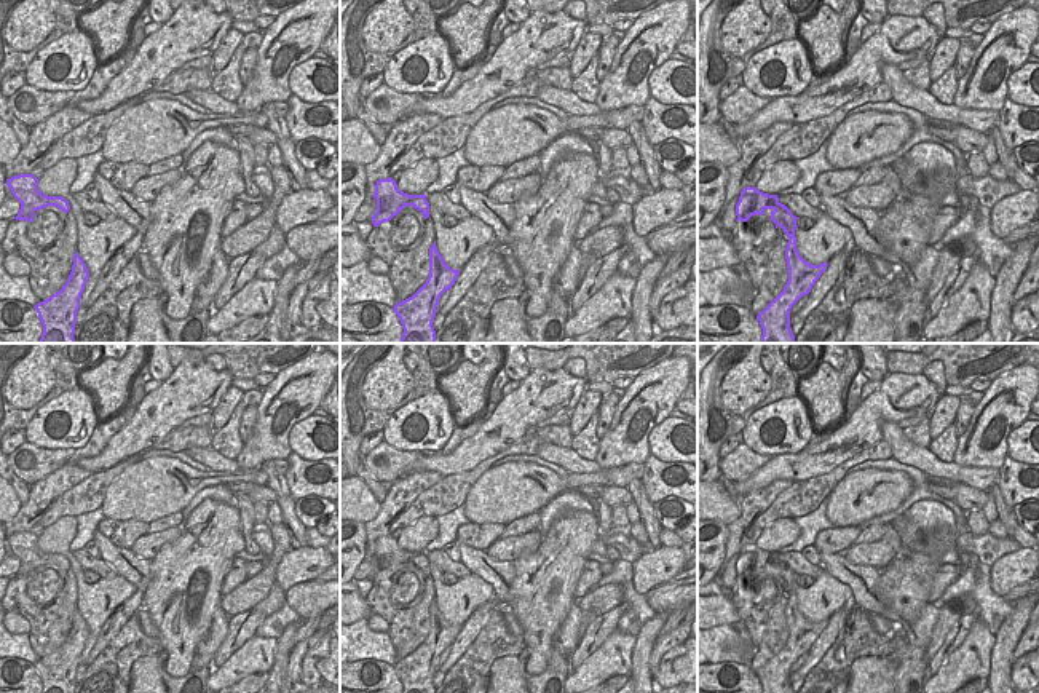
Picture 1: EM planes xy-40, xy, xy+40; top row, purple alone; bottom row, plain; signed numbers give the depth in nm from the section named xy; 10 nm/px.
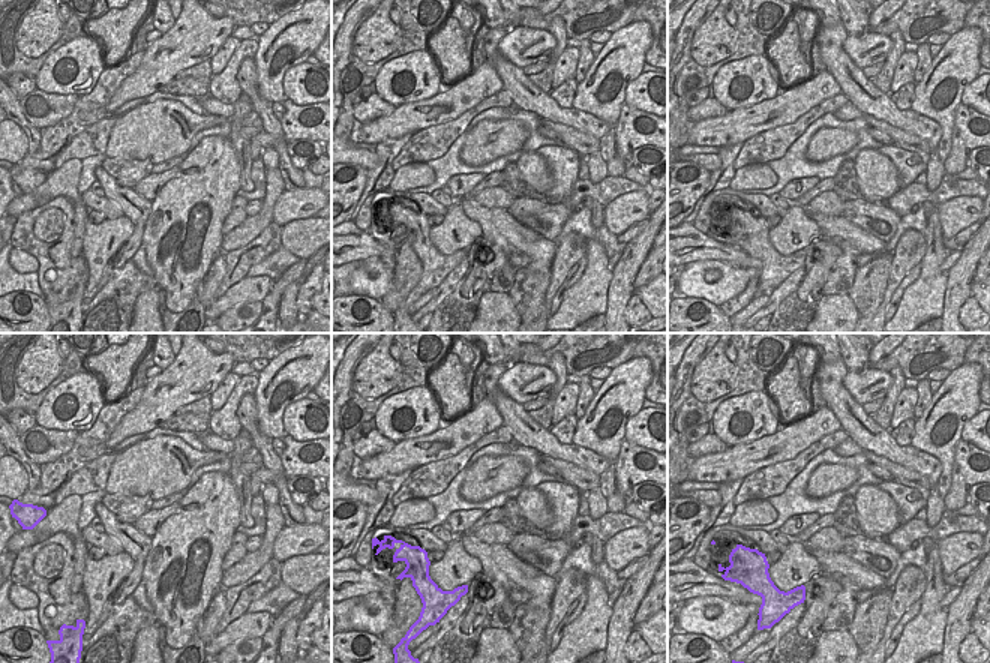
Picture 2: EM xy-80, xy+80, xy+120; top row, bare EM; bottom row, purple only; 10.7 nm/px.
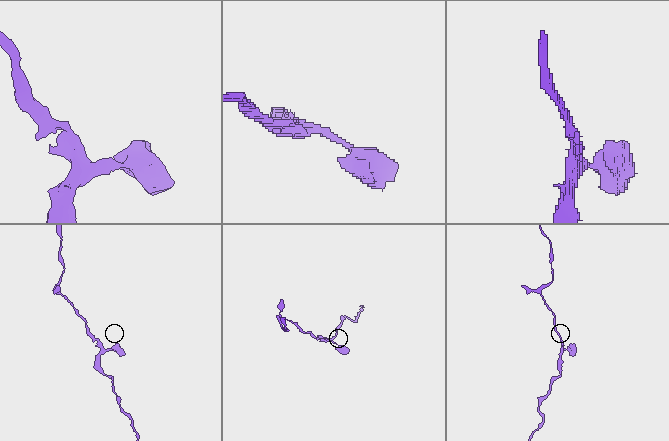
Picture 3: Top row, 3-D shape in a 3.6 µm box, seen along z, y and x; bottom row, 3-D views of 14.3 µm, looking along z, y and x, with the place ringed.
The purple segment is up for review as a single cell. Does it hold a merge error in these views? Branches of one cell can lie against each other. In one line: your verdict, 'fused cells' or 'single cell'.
single cell

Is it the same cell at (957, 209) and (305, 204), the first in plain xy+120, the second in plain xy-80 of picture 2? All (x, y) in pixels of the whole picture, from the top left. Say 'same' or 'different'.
same

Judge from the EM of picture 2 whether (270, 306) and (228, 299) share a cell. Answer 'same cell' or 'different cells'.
different cells

